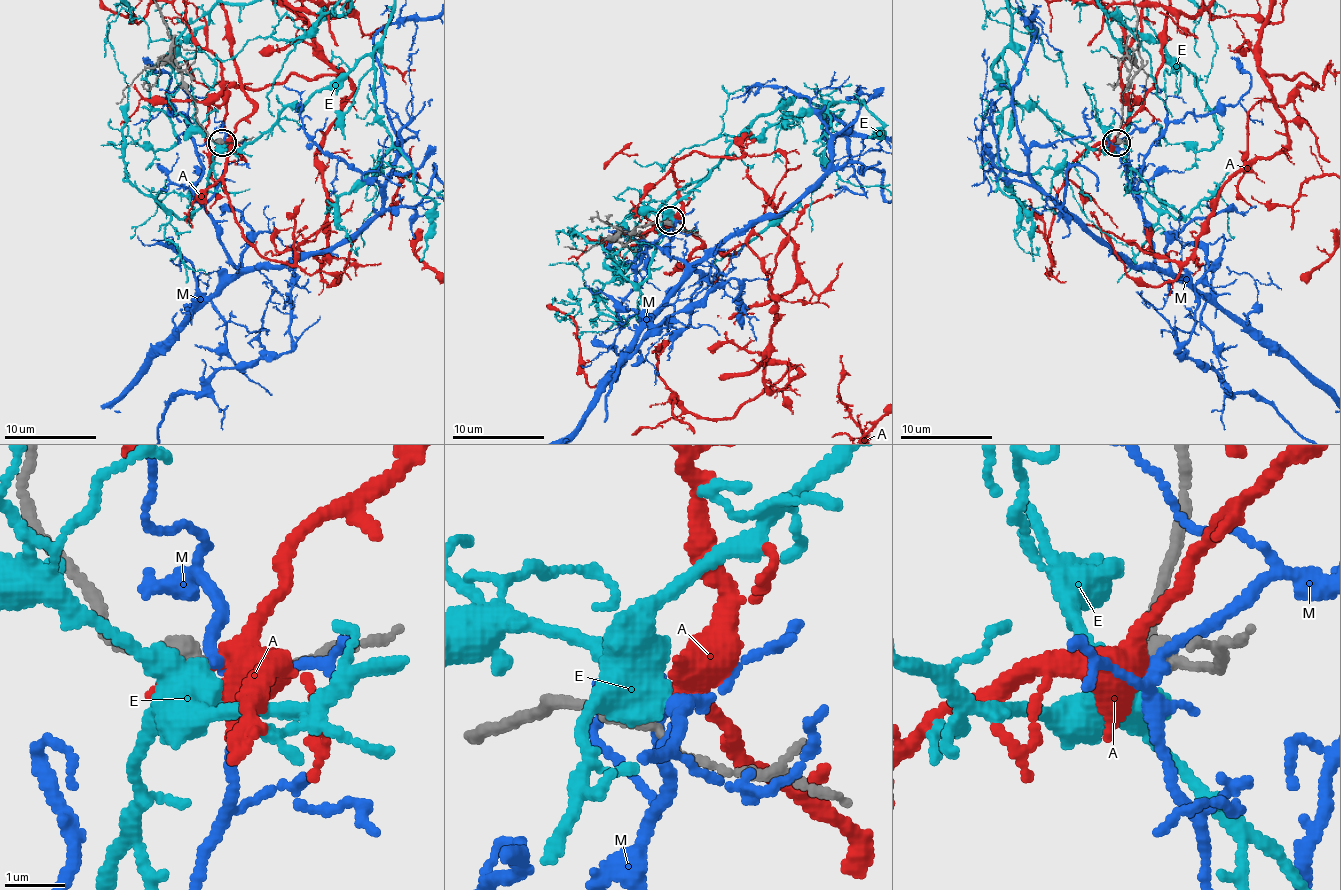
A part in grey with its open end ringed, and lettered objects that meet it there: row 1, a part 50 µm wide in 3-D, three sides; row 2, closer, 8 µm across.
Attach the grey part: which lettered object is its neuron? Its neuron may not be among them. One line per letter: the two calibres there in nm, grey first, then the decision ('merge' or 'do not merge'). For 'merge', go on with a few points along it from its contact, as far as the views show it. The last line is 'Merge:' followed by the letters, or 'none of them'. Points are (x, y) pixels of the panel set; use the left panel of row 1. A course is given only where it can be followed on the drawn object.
A: 320/180 nm | do not merge
E: 320/500 nm | do not merge
M: 320/150 nm | do not merge
Merge: none of them

